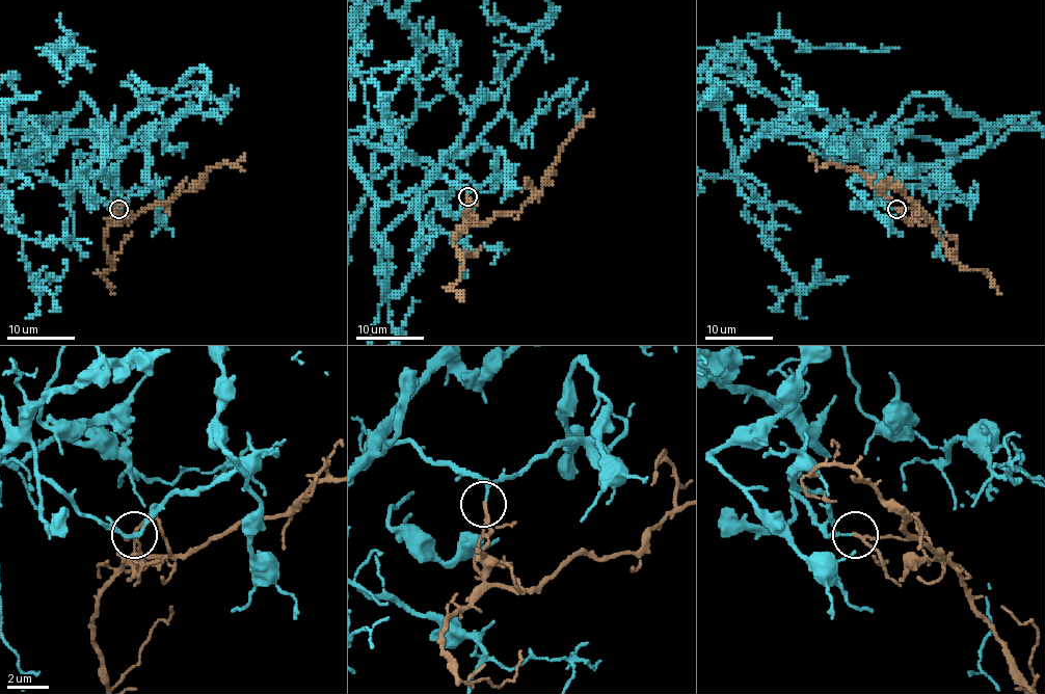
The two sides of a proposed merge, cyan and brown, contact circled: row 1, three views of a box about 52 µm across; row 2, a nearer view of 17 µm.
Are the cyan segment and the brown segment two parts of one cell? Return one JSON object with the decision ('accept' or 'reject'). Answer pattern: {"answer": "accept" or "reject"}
{"answer": "accept"}

